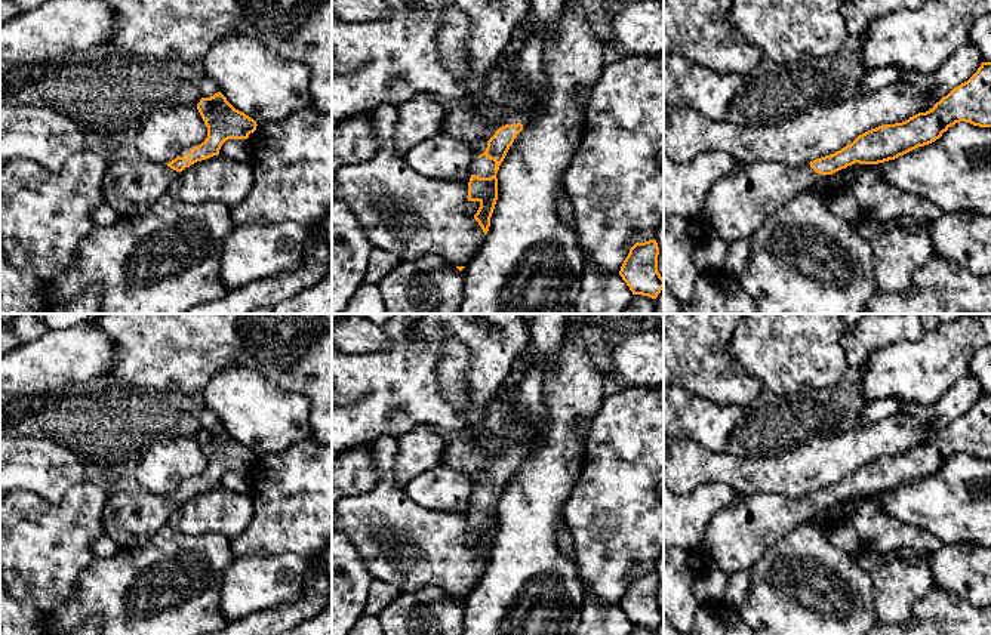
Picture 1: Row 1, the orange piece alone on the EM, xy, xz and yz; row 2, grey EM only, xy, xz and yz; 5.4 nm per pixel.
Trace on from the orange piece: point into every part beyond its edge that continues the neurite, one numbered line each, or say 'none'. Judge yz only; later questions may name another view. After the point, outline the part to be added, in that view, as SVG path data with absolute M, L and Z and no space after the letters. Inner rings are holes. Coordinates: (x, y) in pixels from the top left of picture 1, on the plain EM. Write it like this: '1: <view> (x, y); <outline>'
1: yz (736, 538); M770 493L742 496L736 505L717 512L696 549L708 561L708 571L718 570L733 574L748 570L763 558L773 543L800 525L810 525L810 521L822 511L824 506L816 505L809 494L804 497L785 497Z

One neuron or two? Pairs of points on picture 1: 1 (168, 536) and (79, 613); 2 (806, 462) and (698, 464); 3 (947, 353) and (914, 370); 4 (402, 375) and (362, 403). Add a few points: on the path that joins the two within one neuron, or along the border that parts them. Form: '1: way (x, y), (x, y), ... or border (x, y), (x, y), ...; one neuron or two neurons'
1: way (145, 558), (114, 589), (101, 592); one neuron
2: way (779, 471), (731, 471), (725, 468); one neuron
3: way (939, 358), (925, 373), (922, 372); one neuron
4: way (391, 385), (384, 392), (372, 397); one neuron

